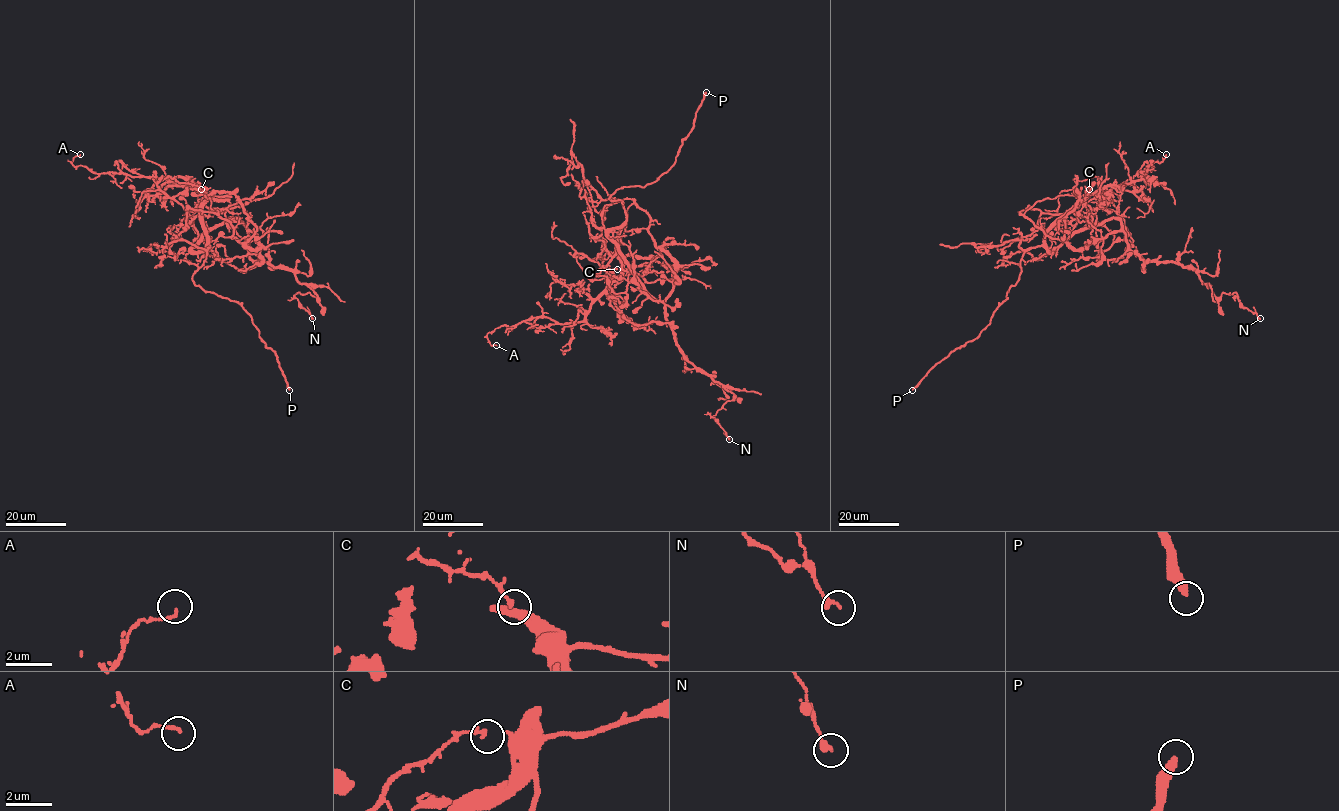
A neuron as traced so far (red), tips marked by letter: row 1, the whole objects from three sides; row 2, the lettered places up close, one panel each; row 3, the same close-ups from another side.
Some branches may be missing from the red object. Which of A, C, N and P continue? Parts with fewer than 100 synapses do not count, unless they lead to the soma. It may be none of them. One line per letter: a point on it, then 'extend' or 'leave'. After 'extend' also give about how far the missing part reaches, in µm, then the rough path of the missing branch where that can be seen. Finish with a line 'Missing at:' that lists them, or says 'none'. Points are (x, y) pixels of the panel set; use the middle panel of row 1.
A: at (496, 345); leave
C: at (617, 269); leave
N: at (729, 439); leave
P: at (706, 92); extend; about 80 µm are missing
Missing at: P

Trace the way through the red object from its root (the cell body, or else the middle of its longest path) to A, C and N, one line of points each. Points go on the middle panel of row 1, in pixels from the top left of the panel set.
A: (621, 252), (608, 233), (622, 223), (622, 273), (582, 321), (531, 317), (501, 325), (486, 336), (496, 345)
C: (621, 252), (608, 233), (622, 223), (616, 254), (606, 266), (580, 253), (574, 256), (591, 280), (617, 269)
N: (621, 252), (637, 281), (665, 305), (665, 319), (679, 351), (733, 394), (732, 400), (711, 416), (729, 439)

